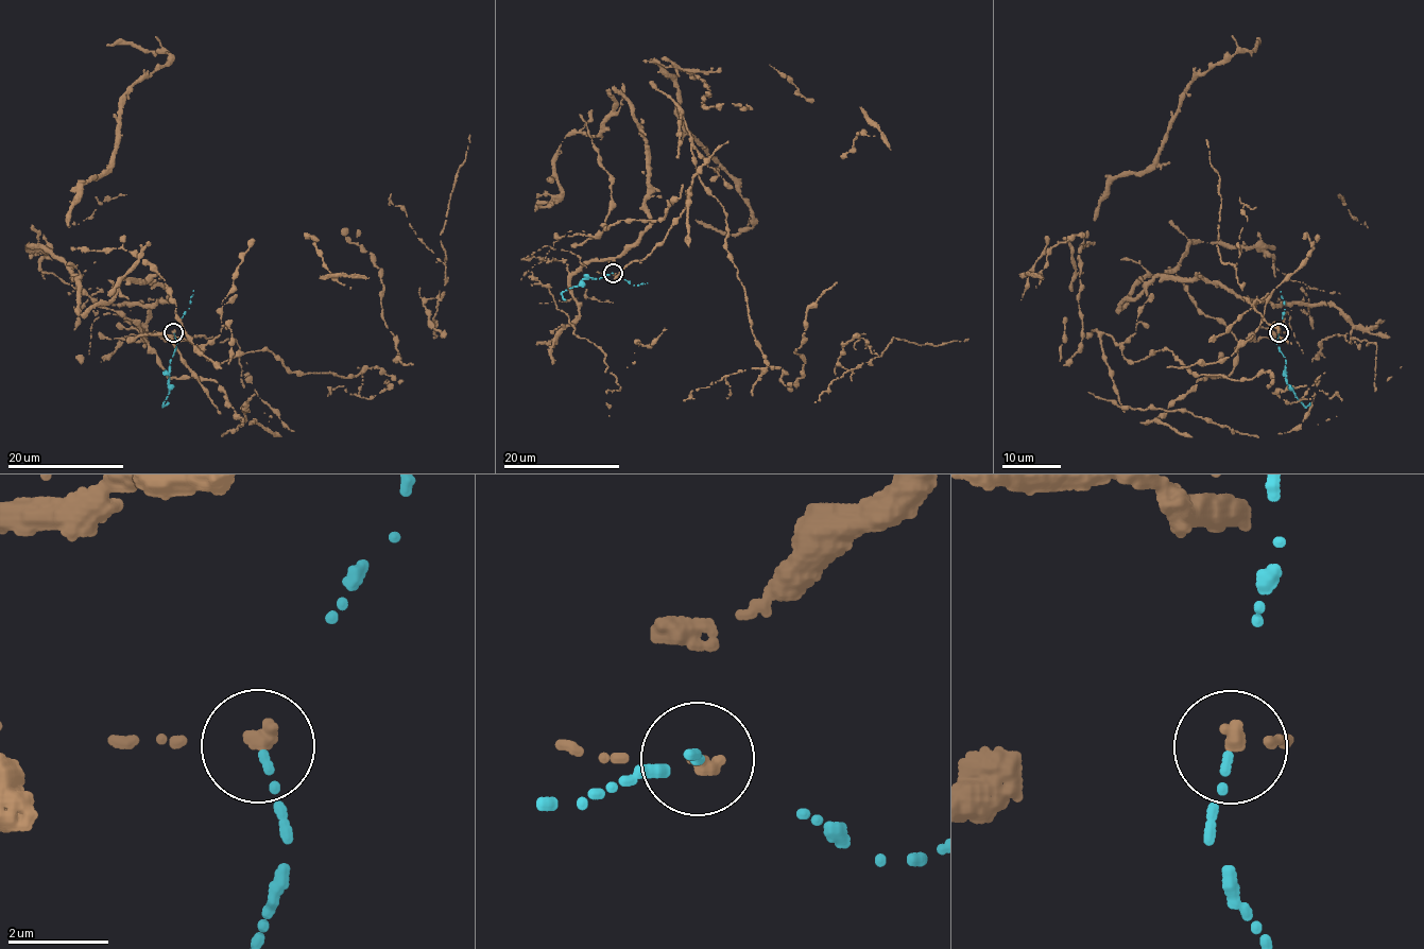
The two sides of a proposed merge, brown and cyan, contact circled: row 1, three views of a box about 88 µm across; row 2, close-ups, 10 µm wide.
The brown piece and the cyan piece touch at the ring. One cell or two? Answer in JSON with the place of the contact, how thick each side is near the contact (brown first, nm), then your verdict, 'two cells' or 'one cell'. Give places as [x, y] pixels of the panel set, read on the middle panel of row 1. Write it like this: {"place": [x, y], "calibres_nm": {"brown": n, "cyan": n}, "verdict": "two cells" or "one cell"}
{"place": [613, 273], "calibres_nm": {"brown": 280, "cyan": 110}, "verdict": "two cells"}

